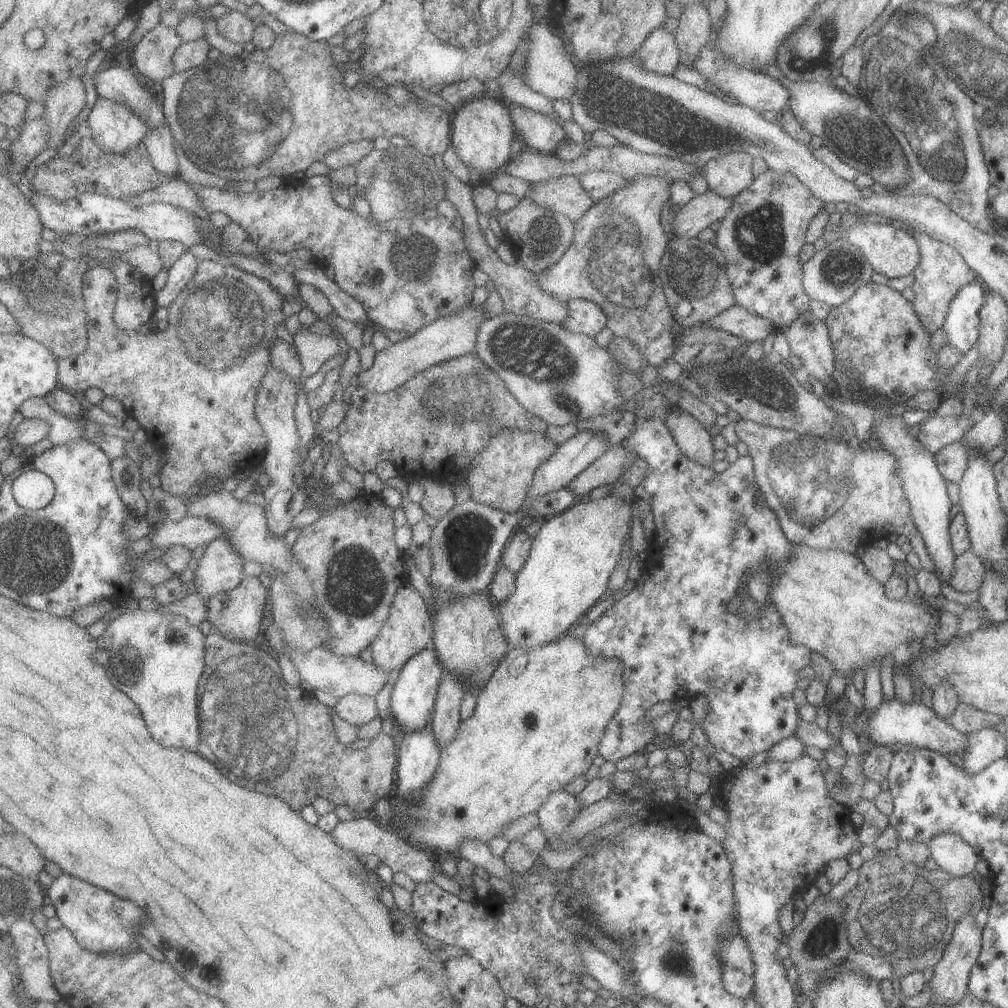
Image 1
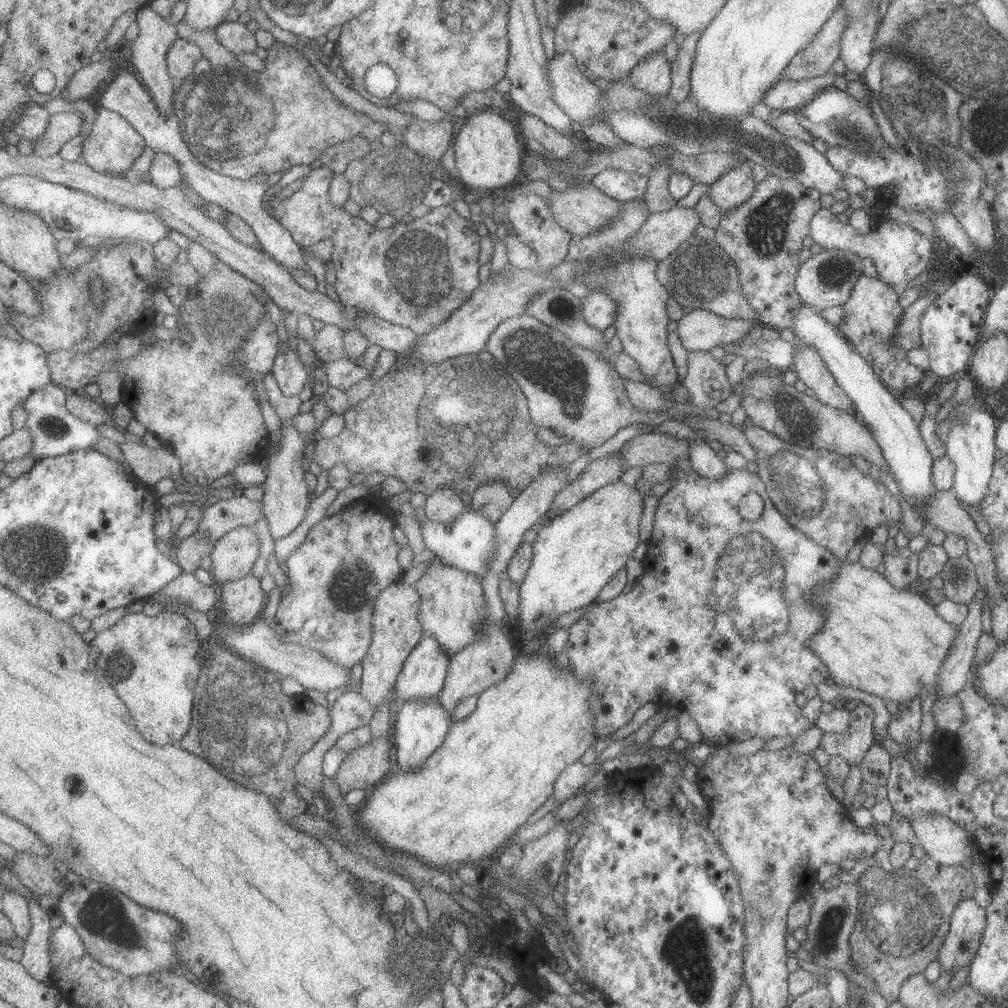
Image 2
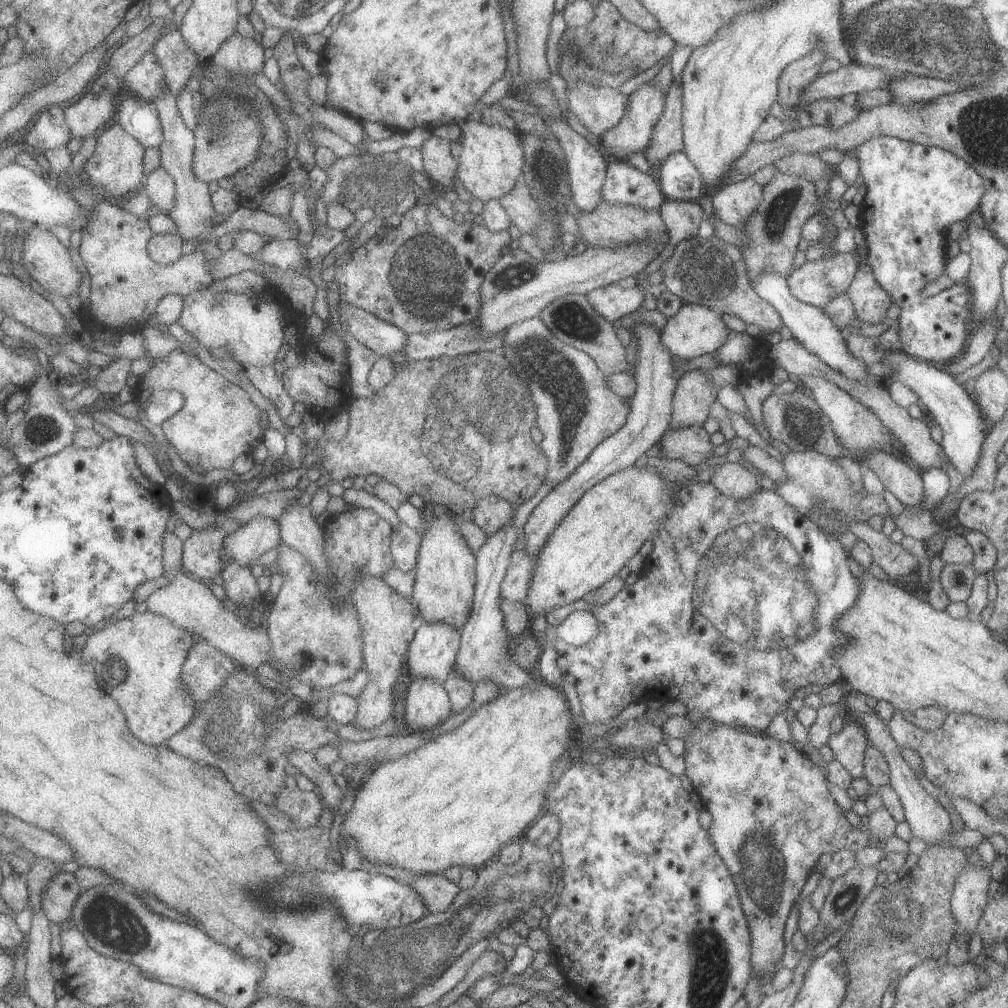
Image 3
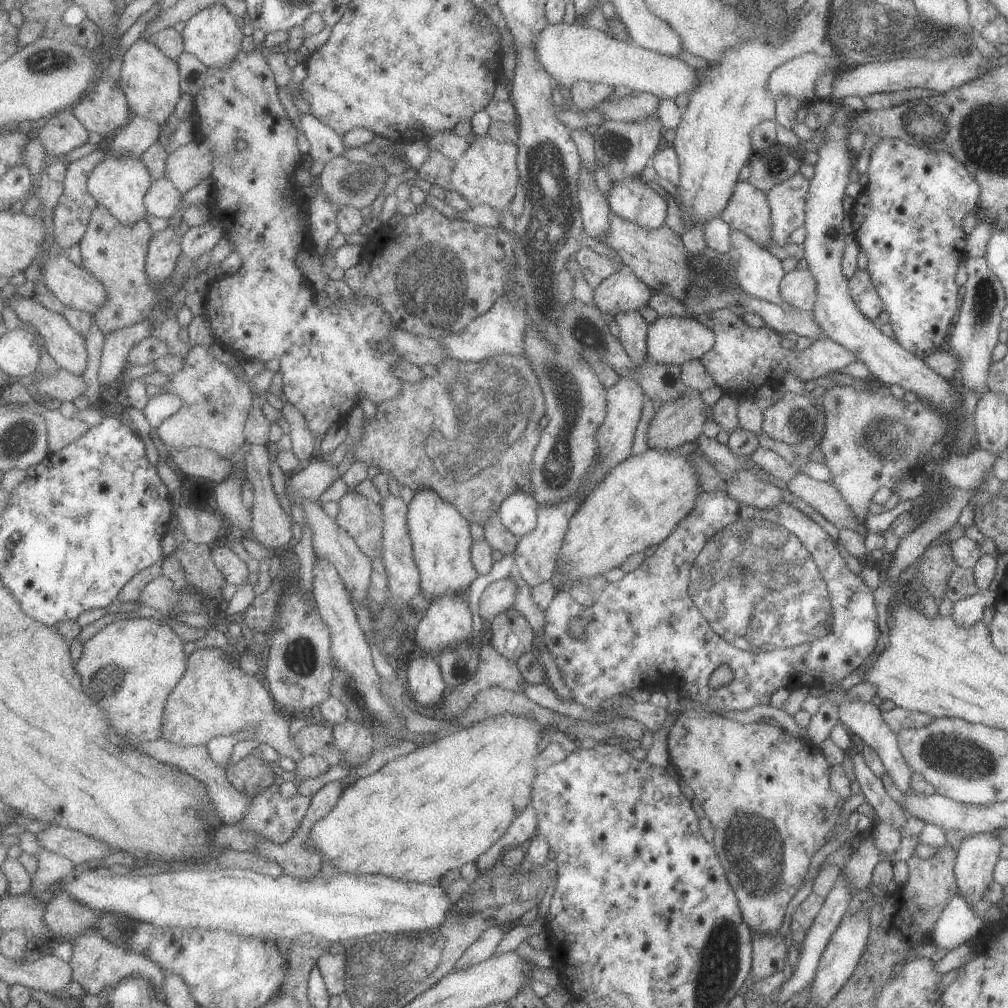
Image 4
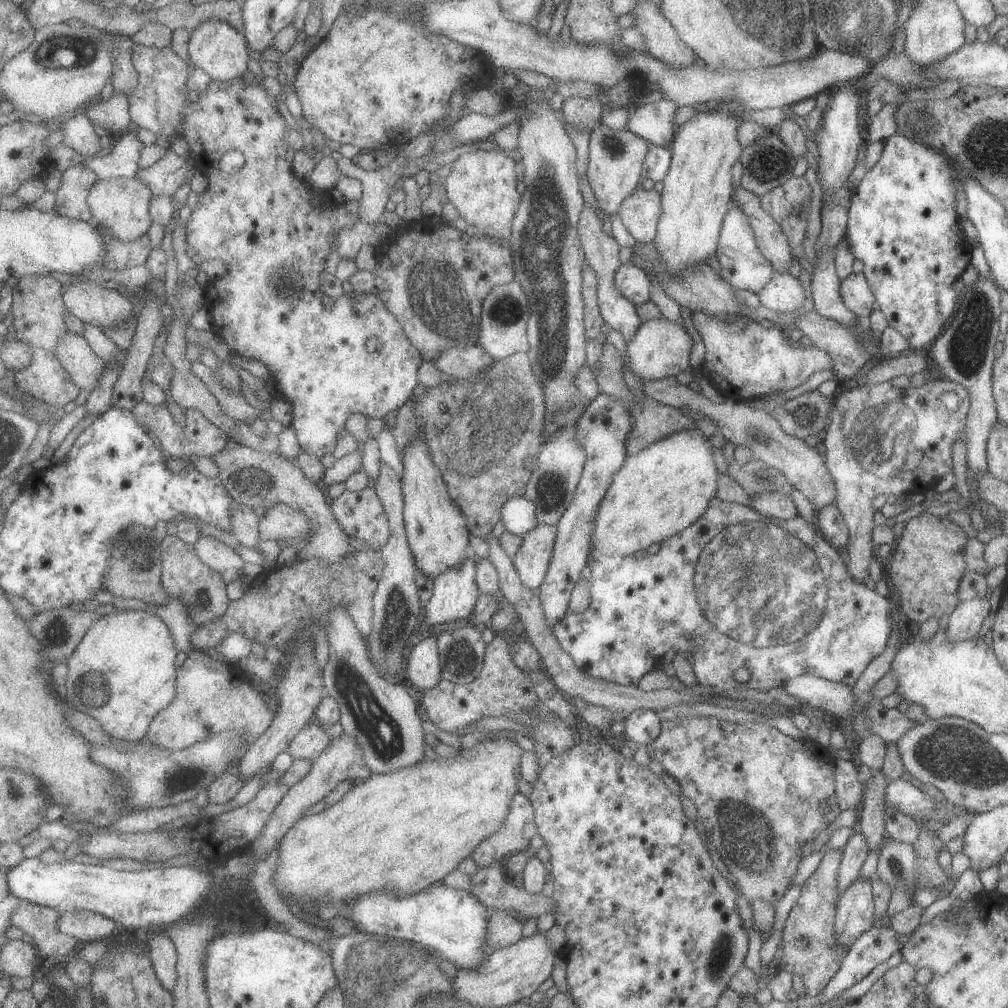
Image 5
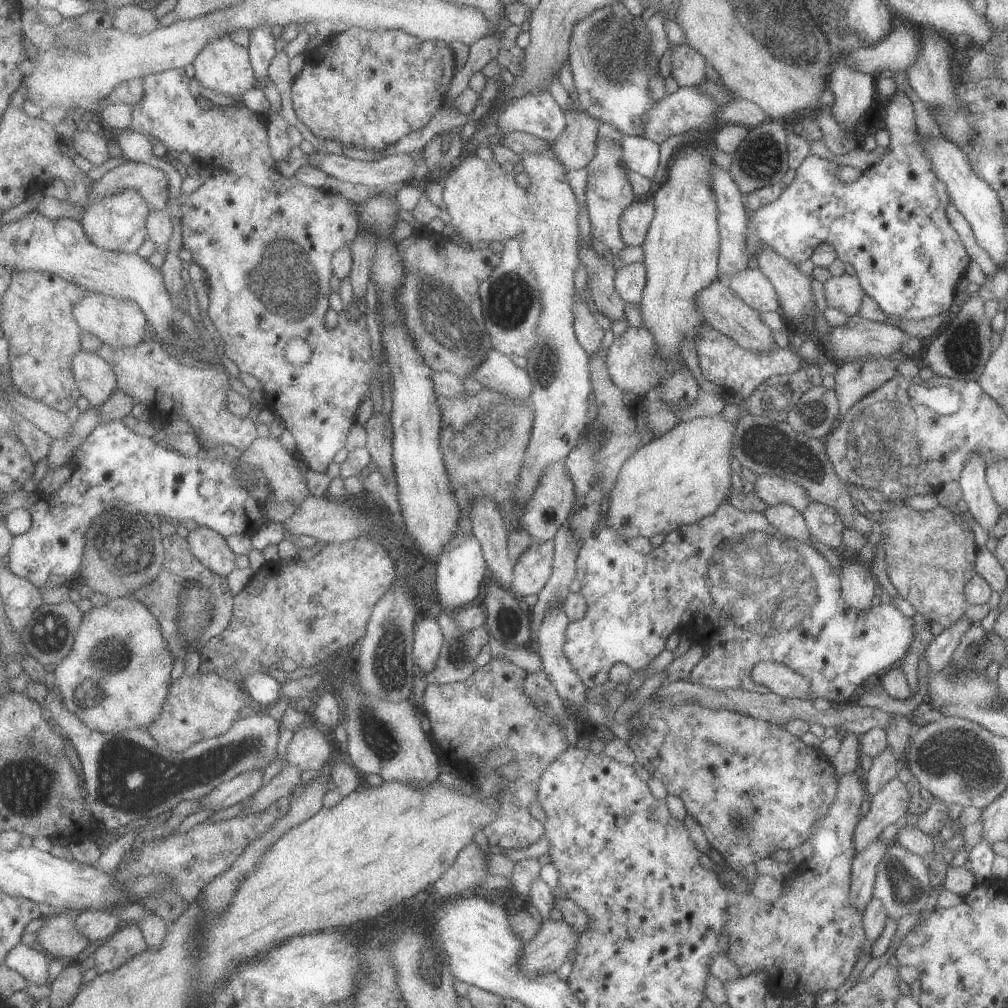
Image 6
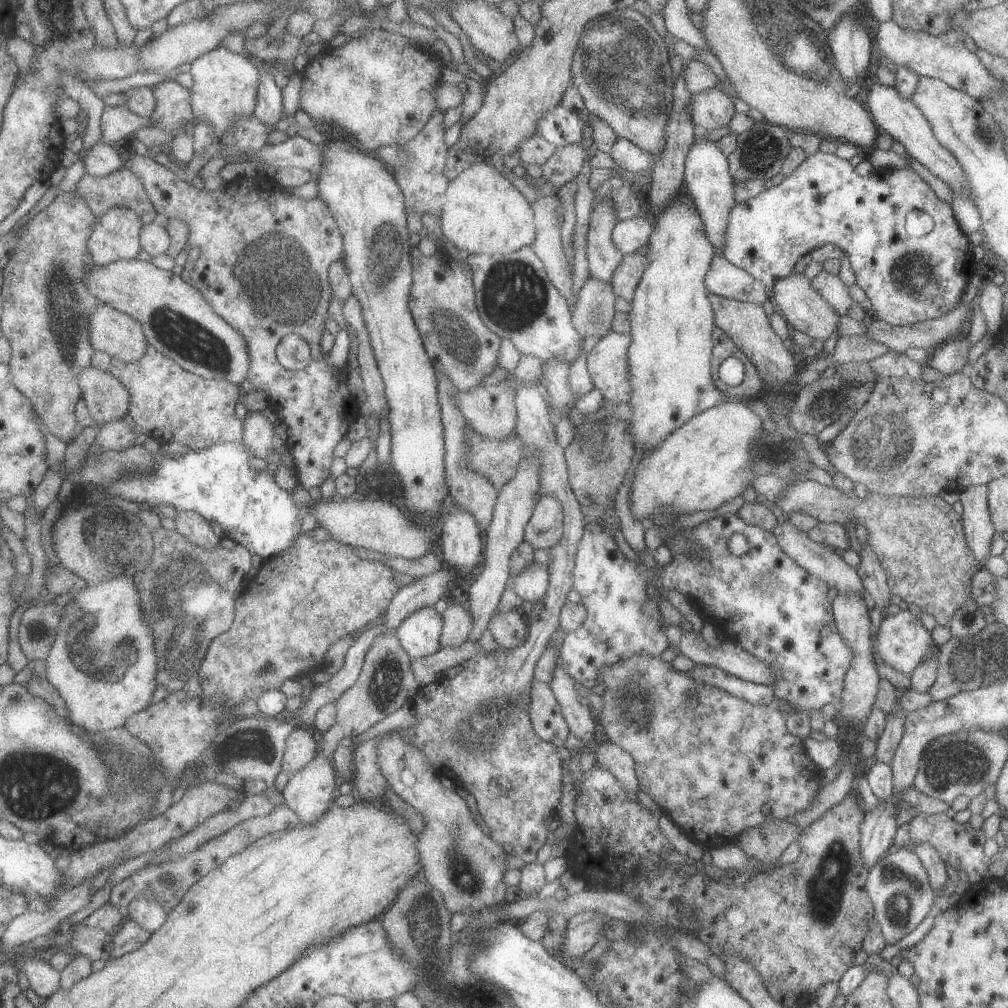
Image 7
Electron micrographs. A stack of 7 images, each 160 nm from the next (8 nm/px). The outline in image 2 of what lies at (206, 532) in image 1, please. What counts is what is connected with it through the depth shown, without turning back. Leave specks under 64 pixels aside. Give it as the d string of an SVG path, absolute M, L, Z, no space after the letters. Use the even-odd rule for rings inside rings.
M235 493L233 498L219 500L206 509L198 524L198 532L209 532L209 540L217 543L235 528L254 527L263 516L266 516L263 499L255 502L245 493Z

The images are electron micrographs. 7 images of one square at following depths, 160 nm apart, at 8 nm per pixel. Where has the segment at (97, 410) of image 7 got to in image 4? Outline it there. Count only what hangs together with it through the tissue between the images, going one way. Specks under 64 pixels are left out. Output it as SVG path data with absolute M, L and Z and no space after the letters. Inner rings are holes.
M13 294L13 297L9 299L8 307L17 314L21 322L29 322L38 330L38 334L45 340L44 348L60 367L75 375L85 374L89 366L85 338L71 326L63 314L49 310L47 306L36 302L32 296L14 296Z

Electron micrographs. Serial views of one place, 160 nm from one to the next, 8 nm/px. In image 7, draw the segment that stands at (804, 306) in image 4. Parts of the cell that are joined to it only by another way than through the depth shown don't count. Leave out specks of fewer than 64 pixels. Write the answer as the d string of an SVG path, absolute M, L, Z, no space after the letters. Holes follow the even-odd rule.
M720 254L713 255L704 283L709 293L726 299L754 305L762 305L767 298L771 299L771 290L766 284L727 262Z

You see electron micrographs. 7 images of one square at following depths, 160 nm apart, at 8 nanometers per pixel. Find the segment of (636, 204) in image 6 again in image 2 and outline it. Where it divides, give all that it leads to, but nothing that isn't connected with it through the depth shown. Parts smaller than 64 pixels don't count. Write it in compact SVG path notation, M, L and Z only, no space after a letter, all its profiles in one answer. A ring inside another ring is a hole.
M607 168L591 177L590 184L617 201L644 200L648 179L635 172Z

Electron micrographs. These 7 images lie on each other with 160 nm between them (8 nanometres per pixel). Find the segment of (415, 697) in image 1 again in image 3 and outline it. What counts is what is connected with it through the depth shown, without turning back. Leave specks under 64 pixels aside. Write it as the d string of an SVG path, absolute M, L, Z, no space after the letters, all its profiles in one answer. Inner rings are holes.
M419 622L407 648L412 678L429 678L441 684L449 676L458 654L460 631L443 622Z

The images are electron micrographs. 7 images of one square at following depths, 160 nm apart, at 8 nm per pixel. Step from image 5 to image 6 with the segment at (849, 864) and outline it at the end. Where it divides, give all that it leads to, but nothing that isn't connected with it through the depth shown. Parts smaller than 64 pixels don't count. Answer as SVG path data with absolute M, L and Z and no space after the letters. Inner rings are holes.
M897 777L880 788L870 802L870 809L858 820L852 832L852 846L855 853L878 838L889 824L903 819L907 814L910 794Z

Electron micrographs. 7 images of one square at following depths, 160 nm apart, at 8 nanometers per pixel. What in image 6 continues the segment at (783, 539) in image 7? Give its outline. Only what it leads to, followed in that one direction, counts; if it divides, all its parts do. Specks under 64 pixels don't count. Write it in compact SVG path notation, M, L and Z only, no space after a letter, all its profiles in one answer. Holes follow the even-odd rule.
M774 504L773 506L768 506L762 512L762 515L766 518L766 521L769 524L772 524L773 528L775 528L775 533L777 533L787 542L806 542L808 545L810 545L810 541L808 540L808 538L811 537L809 534L809 529L807 528L805 519L796 508L793 508L788 504Z

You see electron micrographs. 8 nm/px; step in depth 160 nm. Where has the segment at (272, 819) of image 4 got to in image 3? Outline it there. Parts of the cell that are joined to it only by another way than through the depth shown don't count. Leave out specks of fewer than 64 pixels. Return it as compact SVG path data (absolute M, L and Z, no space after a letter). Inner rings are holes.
M285 788L281 794L277 806L281 812L285 812L293 822L297 824L297 829L309 829L319 824L323 816L323 802L319 794L315 792L304 792L303 790L289 790Z

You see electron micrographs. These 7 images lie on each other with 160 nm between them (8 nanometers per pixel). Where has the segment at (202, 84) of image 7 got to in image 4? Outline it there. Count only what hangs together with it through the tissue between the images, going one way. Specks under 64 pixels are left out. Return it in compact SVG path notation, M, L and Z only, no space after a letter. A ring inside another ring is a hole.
M215 2L213 6L205 8L186 23L184 31L181 33L186 52L197 56L210 69L223 68L223 66L231 64L243 50L245 36L241 30L241 22L242 19L231 14L223 2Z

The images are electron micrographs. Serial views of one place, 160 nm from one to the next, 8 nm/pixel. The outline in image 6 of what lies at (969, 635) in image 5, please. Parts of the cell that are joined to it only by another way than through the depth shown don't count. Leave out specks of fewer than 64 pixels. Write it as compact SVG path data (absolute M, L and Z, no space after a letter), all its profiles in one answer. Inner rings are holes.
M963 614L951 626L944 628L939 635L934 636L924 650L930 673L940 671L950 662L952 650L971 625L973 624Z

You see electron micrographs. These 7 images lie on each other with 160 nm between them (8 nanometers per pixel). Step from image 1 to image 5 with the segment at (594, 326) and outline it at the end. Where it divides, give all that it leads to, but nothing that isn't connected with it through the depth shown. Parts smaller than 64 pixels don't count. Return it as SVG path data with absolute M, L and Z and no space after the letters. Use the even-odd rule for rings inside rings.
M632 263L620 266L614 274L614 284L619 294L635 306L650 301L650 280L645 271Z

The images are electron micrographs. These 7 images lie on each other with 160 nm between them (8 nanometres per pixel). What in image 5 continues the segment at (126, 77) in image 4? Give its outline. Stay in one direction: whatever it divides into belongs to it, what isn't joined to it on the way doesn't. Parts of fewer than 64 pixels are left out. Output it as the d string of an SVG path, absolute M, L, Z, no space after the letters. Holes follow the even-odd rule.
M134 44L132 49L132 62L135 69L138 71L140 80L137 90L131 94L129 92L129 101L131 104L131 115L135 127L146 129L153 132L157 137L167 138L169 143L173 136L183 138L190 147L190 152L197 160L197 165L201 172L209 179L208 188L205 192L199 194L199 206L193 209L189 222L186 227L186 242L188 246L195 250L197 256L201 256L203 260L223 260L227 264L227 274L222 278L208 279L204 285L205 296L203 296L203 305L207 313L212 316L209 331L214 335L215 341L224 342L231 353L246 358L256 359L263 362L270 372L270 378L273 380L275 394L278 397L285 399L285 402L290 405L291 427L293 428L301 450L315 454L319 460L323 460L327 454L332 454L337 448L340 436L347 433L347 422L351 418L351 414L365 414L369 418L377 418L383 420L395 410L399 410L410 399L414 389L418 387L418 367L422 363L422 358L419 352L407 340L407 334L403 330L403 326L399 324L397 318L393 316L393 312L387 310L387 306L383 304L383 300L377 294L351 294L345 293L343 297L335 301L335 305L331 309L323 306L323 278L321 274L325 272L325 260L331 252L331 248L335 245L334 240L339 237L345 228L351 228L359 222L360 218L360 200L346 200L343 204L335 204L330 199L321 200L321 204L315 204L315 190L309 182L301 180L295 176L293 172L293 160L295 160L295 150L287 148L287 132L289 132L289 124L287 120L281 116L279 108L277 108L278 96L271 96L261 80L264 76L255 76L251 72L245 78L237 78L233 82L219 82L214 80L213 84L201 92L197 102L188 101L187 95L189 92L189 76L191 65L187 65L173 48L169 46L163 48L149 47L145 45ZM235 150L241 152L245 158L243 167L235 174L227 174L223 172L223 156L227 156L227 152ZM327 204L327 206L323 206ZM351 300L359 304L351 308ZM375 338L381 342L381 348L377 352L369 352L367 350L367 342L369 339Z

